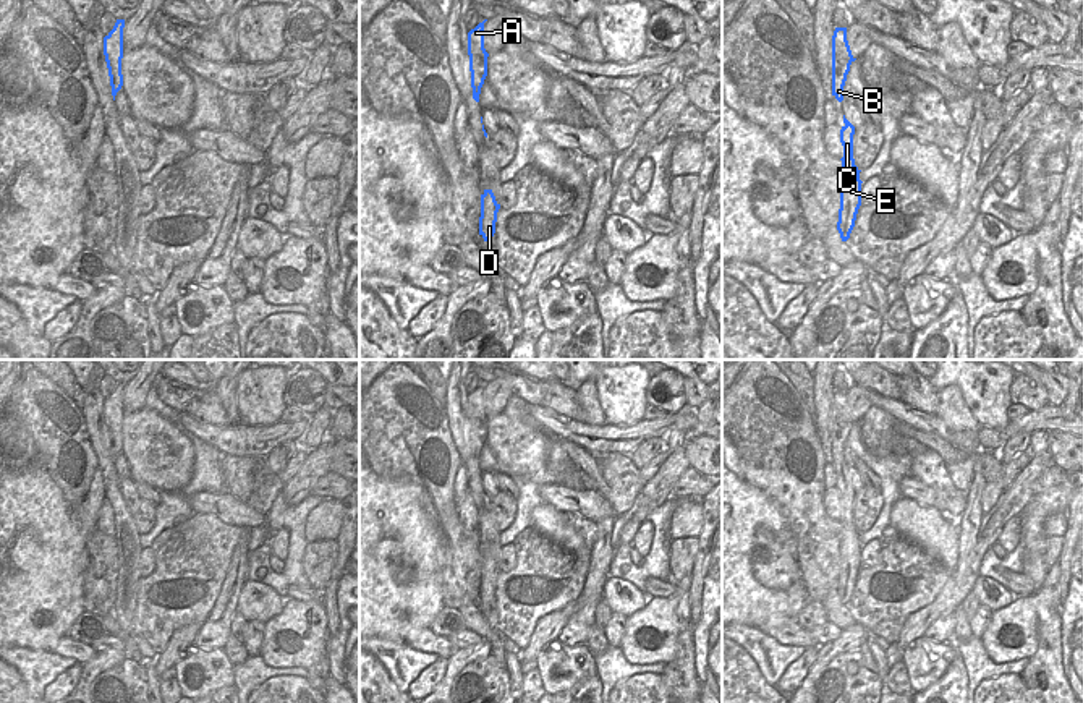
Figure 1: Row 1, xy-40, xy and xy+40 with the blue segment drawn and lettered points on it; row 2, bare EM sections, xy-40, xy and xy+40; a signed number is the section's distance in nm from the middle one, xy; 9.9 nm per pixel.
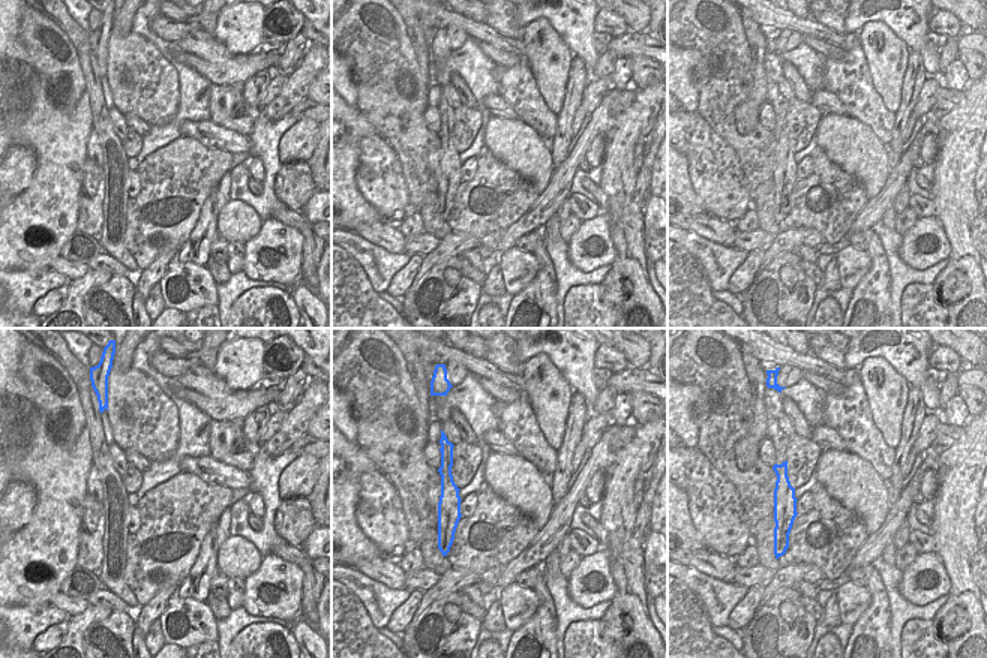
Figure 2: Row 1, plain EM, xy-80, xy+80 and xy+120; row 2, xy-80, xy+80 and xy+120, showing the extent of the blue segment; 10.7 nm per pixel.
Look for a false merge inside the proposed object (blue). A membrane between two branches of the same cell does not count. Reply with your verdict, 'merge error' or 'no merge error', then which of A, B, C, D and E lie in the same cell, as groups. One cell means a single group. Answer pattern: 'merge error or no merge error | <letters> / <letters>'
no merge error | A B C D E

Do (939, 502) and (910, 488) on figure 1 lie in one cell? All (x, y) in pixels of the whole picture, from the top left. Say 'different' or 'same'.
same

